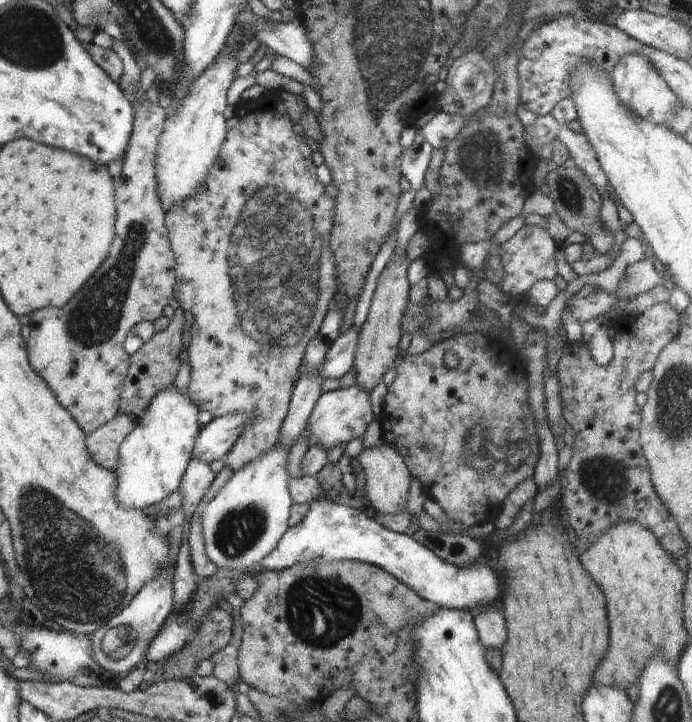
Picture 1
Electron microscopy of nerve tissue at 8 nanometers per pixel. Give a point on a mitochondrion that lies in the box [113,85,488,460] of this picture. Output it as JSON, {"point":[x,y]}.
{"point":[272,264]}

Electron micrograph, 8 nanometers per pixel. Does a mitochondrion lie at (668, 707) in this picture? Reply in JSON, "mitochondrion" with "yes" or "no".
{"mitochondrion":"yes"}

